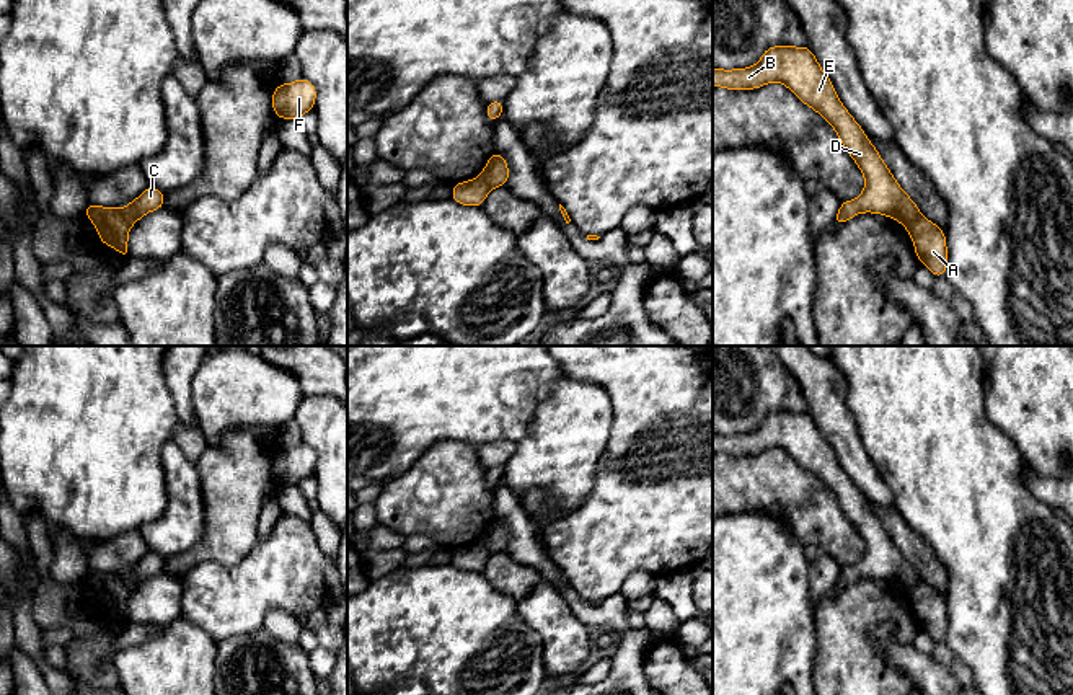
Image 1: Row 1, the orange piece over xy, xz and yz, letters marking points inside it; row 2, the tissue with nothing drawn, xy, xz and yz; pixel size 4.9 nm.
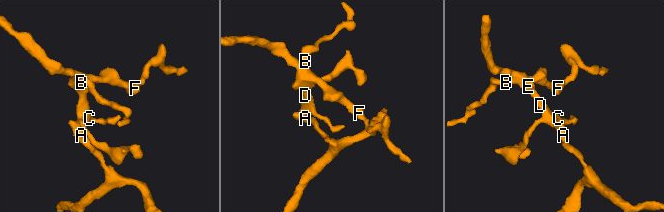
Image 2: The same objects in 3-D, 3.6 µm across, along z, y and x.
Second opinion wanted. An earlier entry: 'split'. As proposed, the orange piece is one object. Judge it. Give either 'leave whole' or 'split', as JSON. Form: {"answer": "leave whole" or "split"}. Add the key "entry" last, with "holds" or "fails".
{"answer": "split", "entry": "holds"}

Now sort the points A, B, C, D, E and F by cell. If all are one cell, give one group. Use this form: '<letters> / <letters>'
A / B C D E F

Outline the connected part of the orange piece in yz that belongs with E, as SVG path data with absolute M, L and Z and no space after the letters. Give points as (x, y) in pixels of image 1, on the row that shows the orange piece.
M771 46L763 52L760 62L748 69L713 67L713 86L739 91L760 88L770 82L784 83L806 106L825 117L864 175L863 194L854 201L841 201L833 220L835 227L859 212L884 214L905 227L916 220L920 215L916 204L903 193L877 148L841 104L832 80L820 69L809 46Z

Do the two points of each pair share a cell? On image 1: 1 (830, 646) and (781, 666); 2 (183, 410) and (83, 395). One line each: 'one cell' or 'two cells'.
1: two cells
2: two cells

